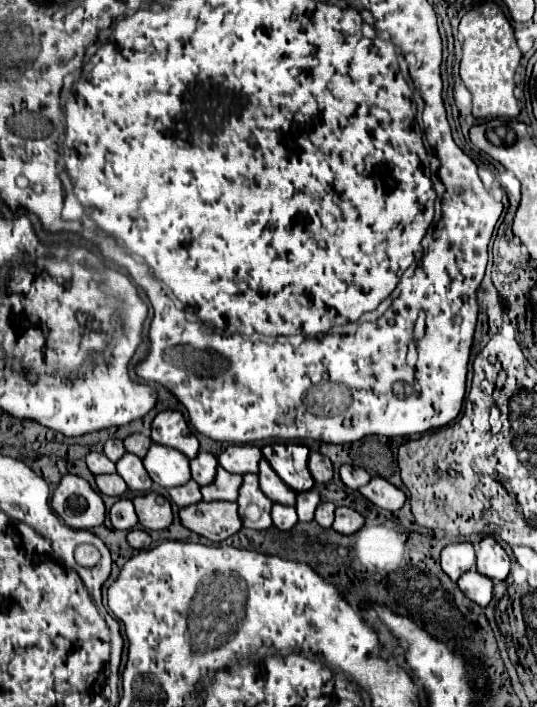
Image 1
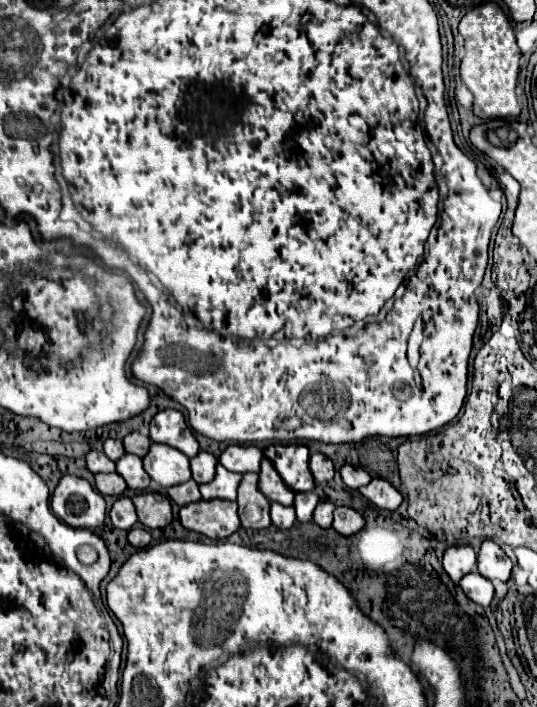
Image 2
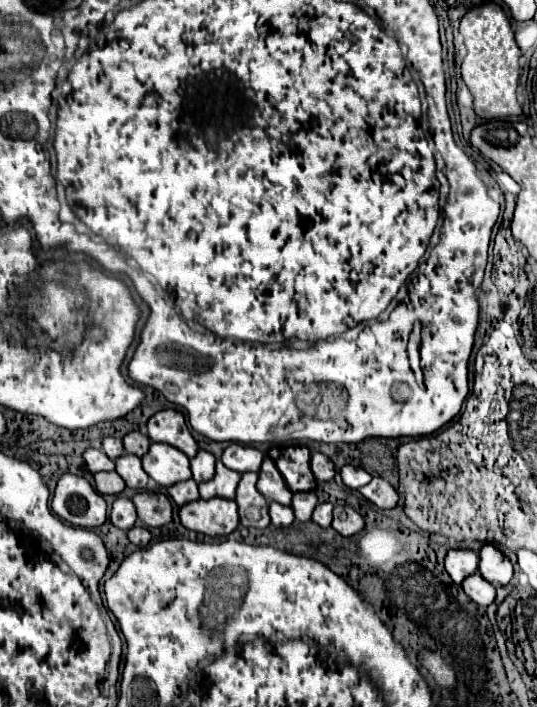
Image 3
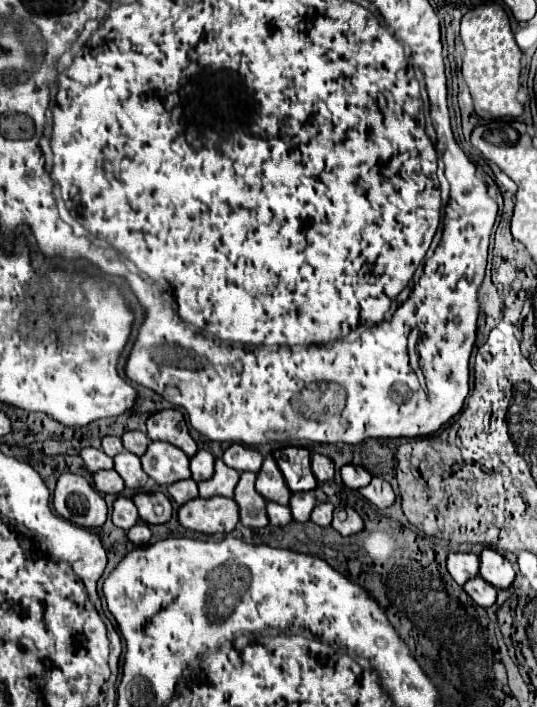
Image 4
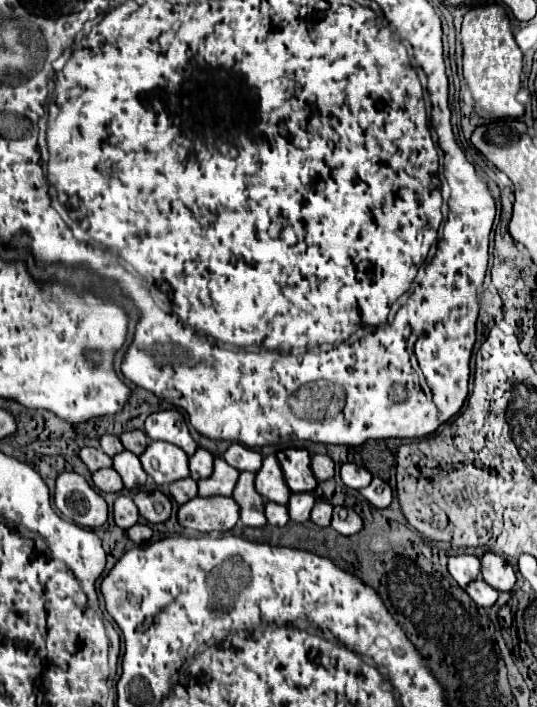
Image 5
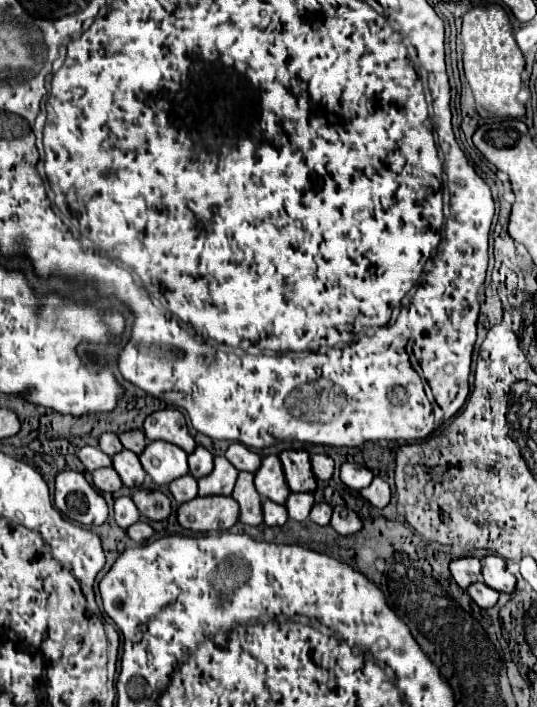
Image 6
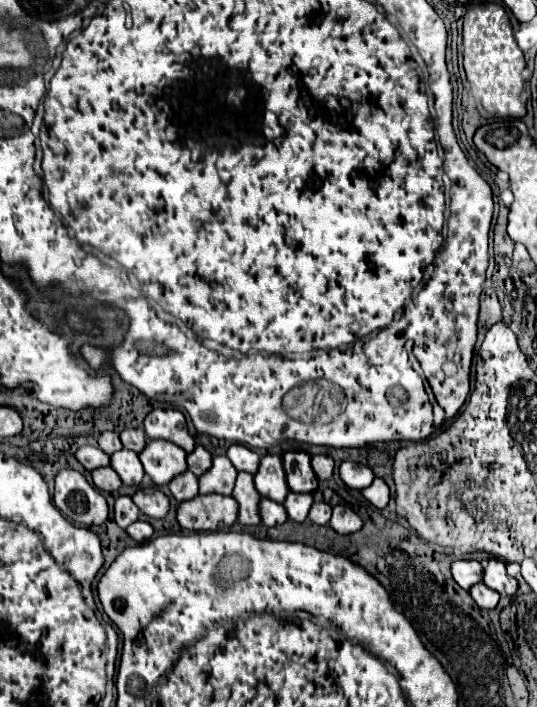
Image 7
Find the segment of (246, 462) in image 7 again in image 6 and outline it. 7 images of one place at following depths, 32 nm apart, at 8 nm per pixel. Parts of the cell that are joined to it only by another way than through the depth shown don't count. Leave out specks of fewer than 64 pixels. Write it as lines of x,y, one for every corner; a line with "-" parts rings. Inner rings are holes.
230,444
230,448
226,450
226,458
232,462
236,470
246,470
252,474
260,468
260,460
262,460
260,454
256,454
244,444

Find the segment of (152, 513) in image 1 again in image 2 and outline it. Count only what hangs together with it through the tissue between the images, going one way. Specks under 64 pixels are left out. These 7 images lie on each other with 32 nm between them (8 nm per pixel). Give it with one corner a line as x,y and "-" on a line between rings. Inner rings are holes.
142,492
132,498
136,506
138,520
146,528
164,528
172,522
172,506
164,494
158,492

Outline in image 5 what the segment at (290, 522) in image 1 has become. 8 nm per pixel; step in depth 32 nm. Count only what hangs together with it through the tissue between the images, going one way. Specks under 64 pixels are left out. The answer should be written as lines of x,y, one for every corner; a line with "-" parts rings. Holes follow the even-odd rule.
266,502
266,520
274,526
284,526
288,522
286,506
278,506
274,502

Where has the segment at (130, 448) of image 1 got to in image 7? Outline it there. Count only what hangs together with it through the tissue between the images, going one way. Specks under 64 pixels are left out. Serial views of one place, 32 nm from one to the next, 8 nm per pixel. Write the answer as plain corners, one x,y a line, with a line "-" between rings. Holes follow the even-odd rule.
142,428
124,430
124,432
120,432
120,440
122,440
124,448
134,450
134,452
142,452
146,446
146,432

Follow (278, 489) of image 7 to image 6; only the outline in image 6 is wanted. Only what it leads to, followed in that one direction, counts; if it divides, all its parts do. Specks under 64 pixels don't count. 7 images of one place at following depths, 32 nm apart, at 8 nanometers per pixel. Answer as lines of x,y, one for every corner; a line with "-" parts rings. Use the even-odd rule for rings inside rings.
278,456
262,458
262,466
254,474
254,484
262,498
272,500
276,504
284,504
286,496
290,494
290,488
284,480
284,470
282,470

